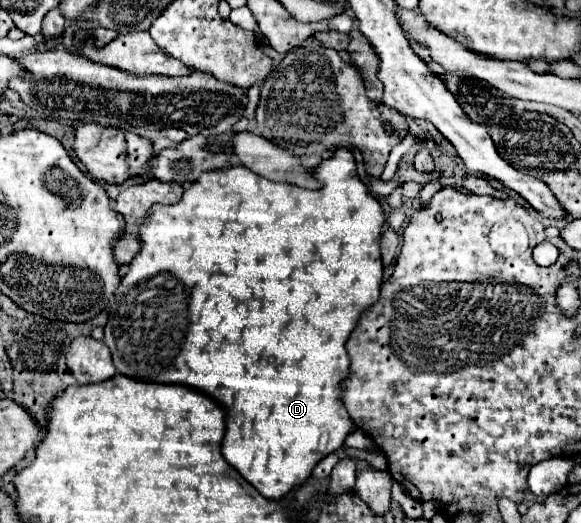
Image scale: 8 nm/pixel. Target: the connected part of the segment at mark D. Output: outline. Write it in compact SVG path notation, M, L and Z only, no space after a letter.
M338 149L336 155L332 159L326 159L320 163L320 167L314 171L316 177L320 177L320 181L324 181L324 189L320 191L304 191L300 187L294 187L294 185L288 185L288 183L272 183L272 181L266 181L264 177L252 173L250 169L246 167L230 167L230 169L222 169L222 171L214 171L214 173L204 173L204 177L200 177L196 183L190 185L188 191L184 191L182 199L176 203L176 205L152 205L148 209L148 215L144 219L144 223L140 225L138 229L138 239L142 243L138 255L132 259L132 263L128 265L128 271L126 275L122 277L118 289L114 291L114 301L110 303L110 315L108 315L108 321L106 321L106 327L104 327L104 343L108 345L110 353L112 353L112 361L114 361L114 367L118 369L118 373L130 377L130 379L138 379L138 381L148 381L148 383L170 383L170 385L186 385L186 387L192 387L204 395L208 395L210 399L214 399L226 413L226 433L224 433L224 441L222 441L222 455L224 459L228 461L230 467L234 467L250 485L254 485L258 489L258 493L270 501L278 501L282 499L286 493L290 493L294 487L302 485L310 475L312 475L312 469L316 467L316 463L320 459L324 459L328 453L334 453L336 449L340 449L344 445L344 439L356 429L348 411L344 409L344 403L342 403L342 381L348 379L348 371L350 371L350 359L348 359L348 353L346 353L346 339L350 337L352 329L356 327L356 321L360 317L360 313L364 309L368 309L368 305L372 305L372 301L376 301L376 297L380 295L380 283L382 283L382 261L380 261L380 233L382 233L382 225L384 225L384 213L382 213L382 205L378 199L374 199L372 195L368 195L366 191L366 185L360 181L358 173L356 173L356 161L352 157L352 153L348 149Z

